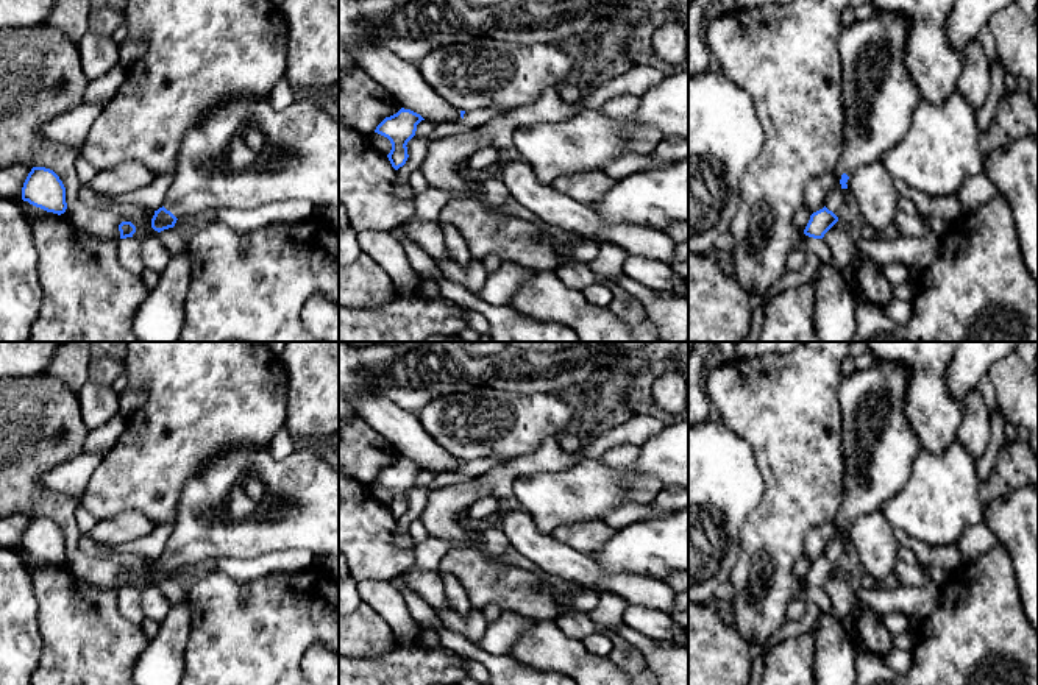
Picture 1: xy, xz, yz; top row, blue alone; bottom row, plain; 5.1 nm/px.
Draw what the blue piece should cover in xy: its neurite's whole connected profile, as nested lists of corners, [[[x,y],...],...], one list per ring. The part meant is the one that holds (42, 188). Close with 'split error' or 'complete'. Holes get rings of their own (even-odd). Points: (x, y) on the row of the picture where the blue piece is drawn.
[[[45,167],[31,169],[22,187],[22,200],[58,215],[67,209],[62,181],[53,170]]]; complete

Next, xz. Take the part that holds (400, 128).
[[[401,108],[396,114],[386,117],[375,130],[375,133],[387,137],[392,150],[387,154],[392,167],[398,170],[409,158],[407,142],[415,136],[417,125],[425,120],[420,114]]]; complete

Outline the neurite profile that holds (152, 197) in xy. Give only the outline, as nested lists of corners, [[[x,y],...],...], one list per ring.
[[[172,175],[156,176],[147,187],[114,197],[119,204],[134,204],[148,211],[158,211],[164,206],[165,197],[172,186]]]

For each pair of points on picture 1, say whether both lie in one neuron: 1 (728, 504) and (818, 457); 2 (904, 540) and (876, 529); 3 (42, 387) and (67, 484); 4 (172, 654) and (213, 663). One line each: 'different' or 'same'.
1: different
2: different
3: different
4: different

